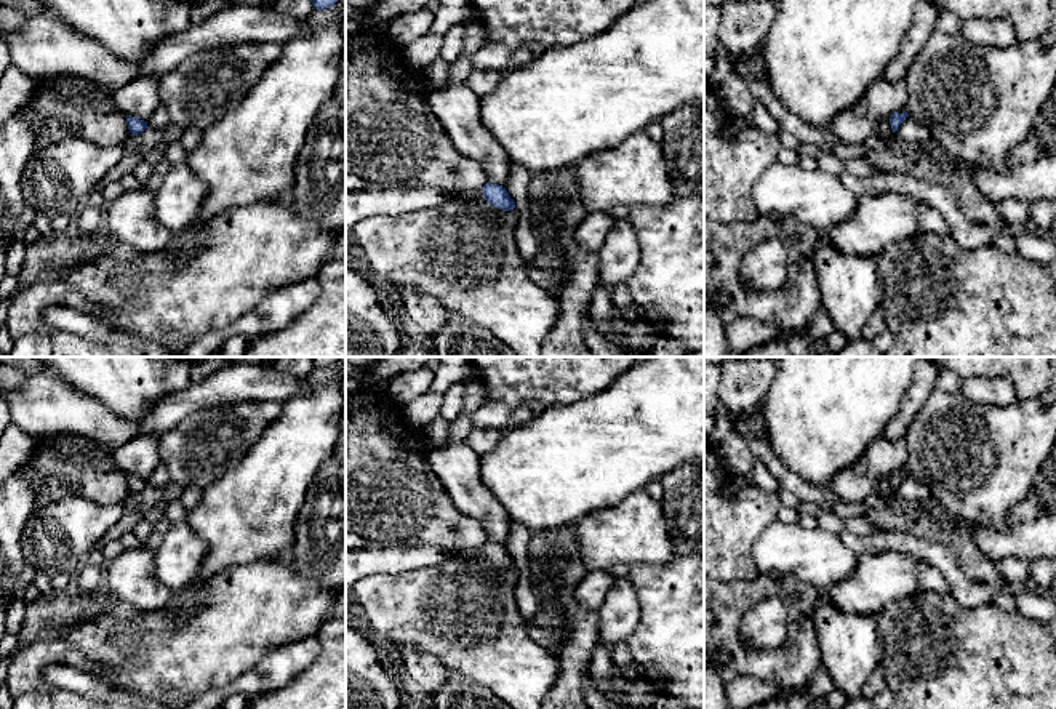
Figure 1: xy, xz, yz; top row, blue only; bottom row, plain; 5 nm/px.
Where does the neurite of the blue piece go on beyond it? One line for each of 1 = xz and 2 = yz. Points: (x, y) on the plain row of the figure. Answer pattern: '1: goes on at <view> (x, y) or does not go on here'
1: does not go on here
2: does not go on here

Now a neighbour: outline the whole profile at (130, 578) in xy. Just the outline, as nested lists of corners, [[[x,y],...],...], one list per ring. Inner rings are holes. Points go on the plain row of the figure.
[[[146,544],[107,560],[102,584],[106,602],[128,603],[141,610],[166,607],[174,592],[157,579],[154,562],[154,551]]]

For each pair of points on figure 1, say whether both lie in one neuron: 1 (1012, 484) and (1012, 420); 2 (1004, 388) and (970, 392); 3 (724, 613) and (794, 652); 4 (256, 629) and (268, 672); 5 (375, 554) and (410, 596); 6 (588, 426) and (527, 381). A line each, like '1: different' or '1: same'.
1: same
2: same
3: same
4: different
5: different
6: different

